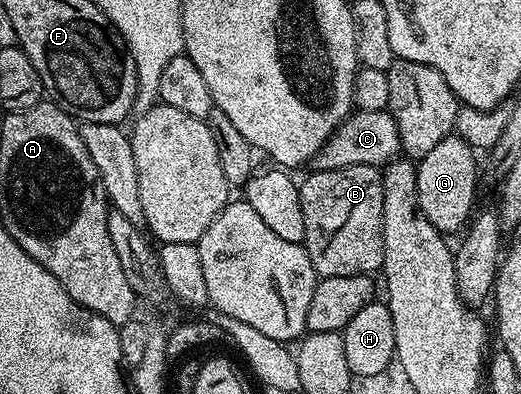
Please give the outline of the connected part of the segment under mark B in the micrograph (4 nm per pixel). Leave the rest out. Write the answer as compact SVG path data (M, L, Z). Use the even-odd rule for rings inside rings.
M346 165L346 169L330 169L329 171L312 171L299 184L302 201L302 221L306 221L306 233L302 246L308 251L310 261L314 265L317 276L346 277L347 275L372 275L379 272L384 265L384 238L382 237L382 171L370 165Z

